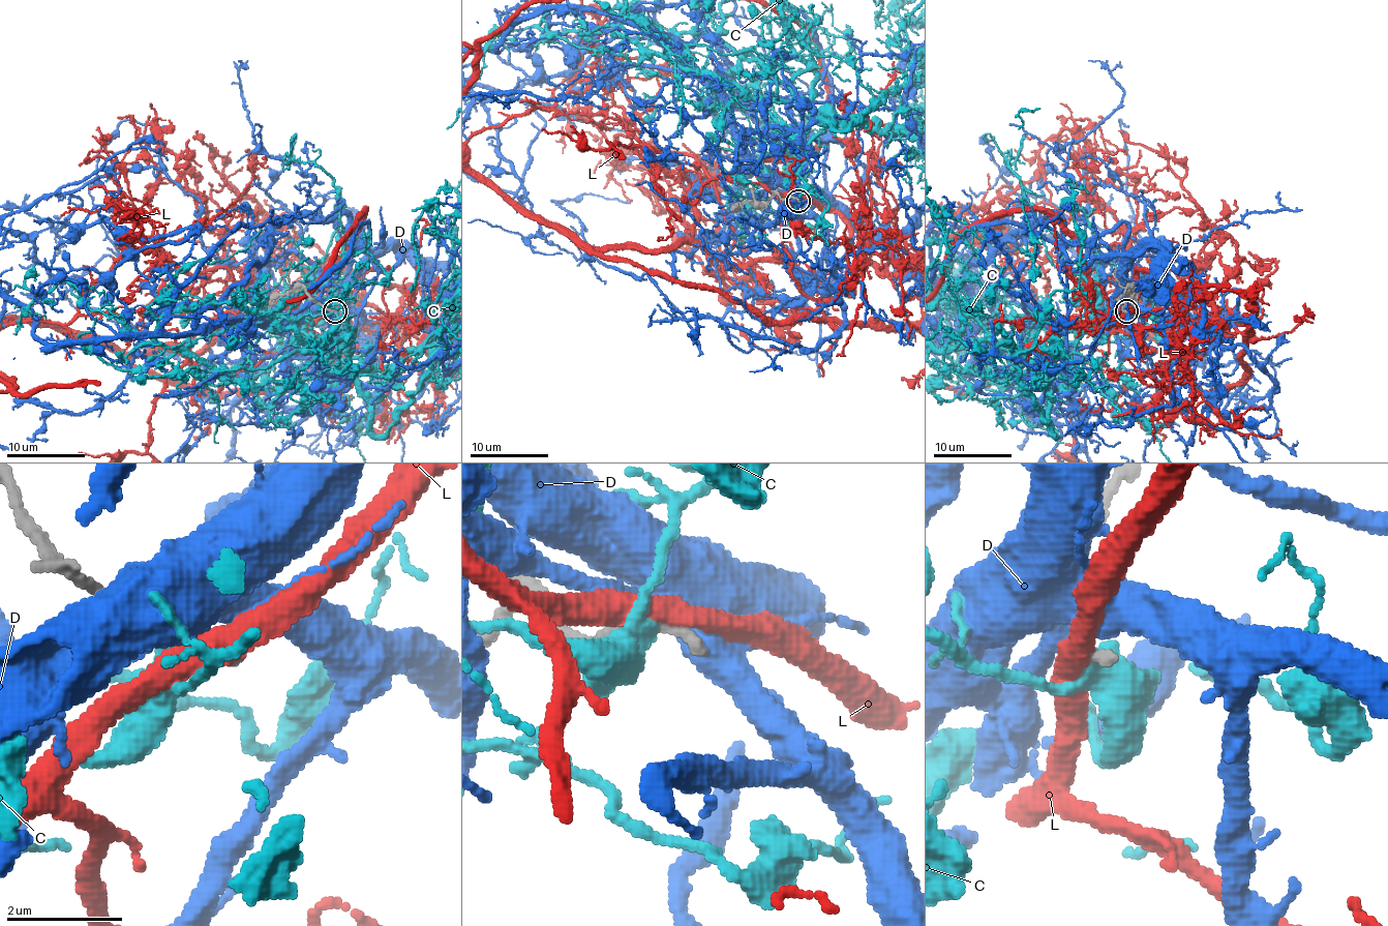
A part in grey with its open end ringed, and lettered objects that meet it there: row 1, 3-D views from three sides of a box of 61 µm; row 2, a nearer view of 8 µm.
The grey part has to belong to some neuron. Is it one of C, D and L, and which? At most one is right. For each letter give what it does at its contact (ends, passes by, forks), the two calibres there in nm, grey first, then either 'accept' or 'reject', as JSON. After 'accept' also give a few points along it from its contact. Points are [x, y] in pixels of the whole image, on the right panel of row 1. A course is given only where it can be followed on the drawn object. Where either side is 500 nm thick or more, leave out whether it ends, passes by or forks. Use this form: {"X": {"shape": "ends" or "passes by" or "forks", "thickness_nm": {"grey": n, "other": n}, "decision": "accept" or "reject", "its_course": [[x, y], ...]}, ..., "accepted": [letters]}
{"C": {"shape": "passes by", "thickness_nm": {"grey": 280, "other": 400}, "decision": "reject"}, "D": {"shape": "passes by", "thickness_nm": {"grey": 180, "other": 460}, "decision": "reject"}, "L": {"shape": "passes by", "thickness_nm": {"grey": 260, "other": 460}, "decision": "reject"}, "accepted": []}

